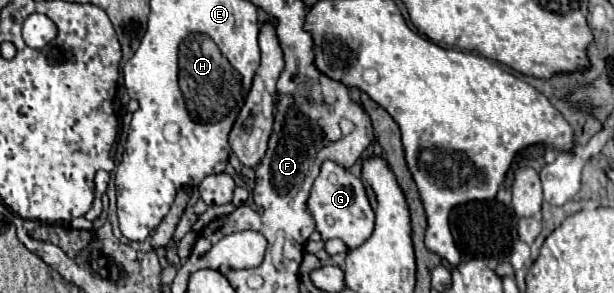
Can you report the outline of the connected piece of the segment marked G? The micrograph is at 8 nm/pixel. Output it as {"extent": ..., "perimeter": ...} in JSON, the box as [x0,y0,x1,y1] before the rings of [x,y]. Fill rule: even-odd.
{"extent":[308,161,374,249],"perimeter":[[[326,161],[322,165],[320,175],[314,181],[314,187],[310,191],[308,207],[316,221],[316,231],[320,231],[324,241],[340,239],[346,243],[348,249],[356,249],[374,231],[374,211],[370,207],[362,181],[332,161]]]}

